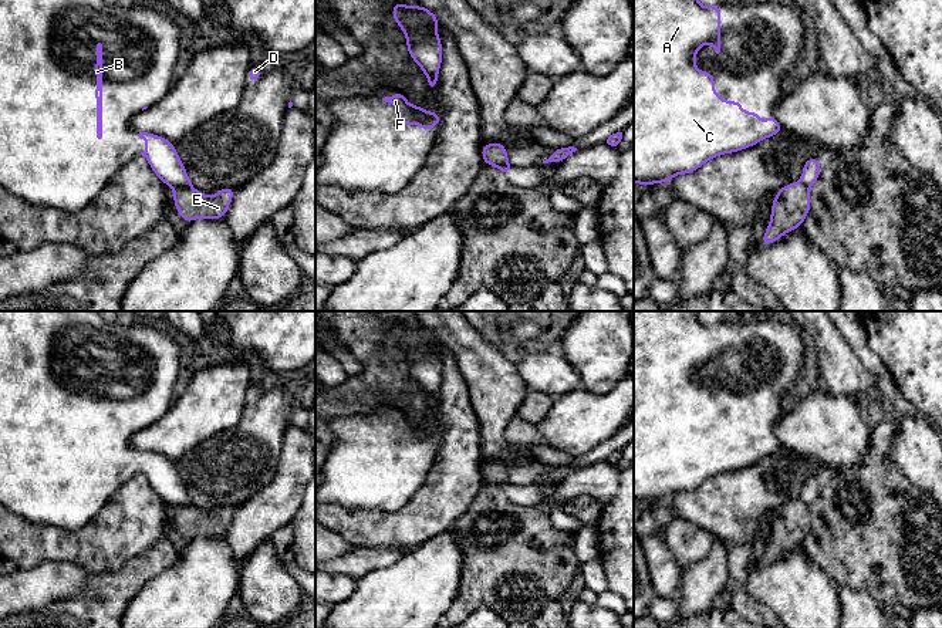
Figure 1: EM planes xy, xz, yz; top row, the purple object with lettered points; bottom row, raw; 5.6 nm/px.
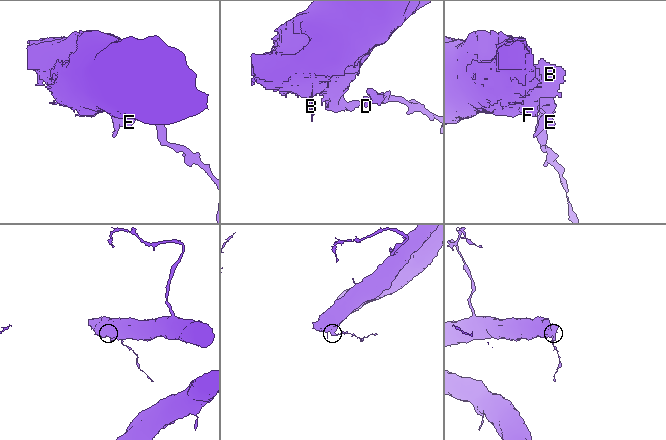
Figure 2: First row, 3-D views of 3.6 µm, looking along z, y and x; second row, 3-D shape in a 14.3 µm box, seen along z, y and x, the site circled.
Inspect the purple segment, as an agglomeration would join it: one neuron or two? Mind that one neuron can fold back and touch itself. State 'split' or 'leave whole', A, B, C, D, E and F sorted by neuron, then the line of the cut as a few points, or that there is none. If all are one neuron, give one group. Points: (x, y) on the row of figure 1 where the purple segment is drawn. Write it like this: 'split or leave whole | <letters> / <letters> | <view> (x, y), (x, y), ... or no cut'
split | A B C F / D E | xy (172, 185), (192, 188)

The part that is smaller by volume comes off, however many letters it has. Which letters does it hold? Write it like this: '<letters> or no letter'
D, E

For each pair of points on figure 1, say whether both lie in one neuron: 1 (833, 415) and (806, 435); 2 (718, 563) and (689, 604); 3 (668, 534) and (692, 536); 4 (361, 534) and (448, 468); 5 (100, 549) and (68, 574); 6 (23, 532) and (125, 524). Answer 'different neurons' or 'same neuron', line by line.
1: same neuron
2: same neuron
3: same neuron
4: same neuron
5: different neurons
6: same neuron

